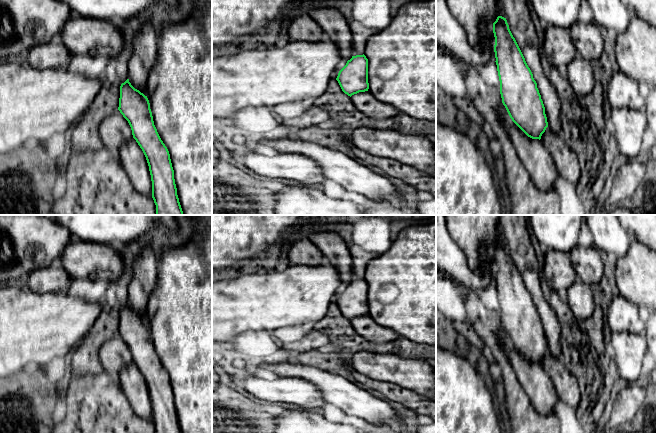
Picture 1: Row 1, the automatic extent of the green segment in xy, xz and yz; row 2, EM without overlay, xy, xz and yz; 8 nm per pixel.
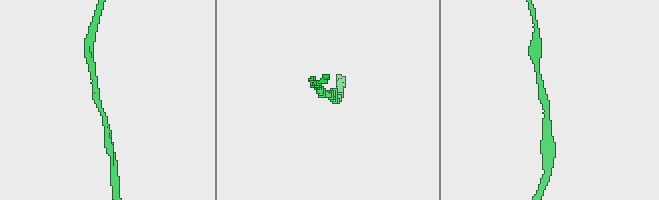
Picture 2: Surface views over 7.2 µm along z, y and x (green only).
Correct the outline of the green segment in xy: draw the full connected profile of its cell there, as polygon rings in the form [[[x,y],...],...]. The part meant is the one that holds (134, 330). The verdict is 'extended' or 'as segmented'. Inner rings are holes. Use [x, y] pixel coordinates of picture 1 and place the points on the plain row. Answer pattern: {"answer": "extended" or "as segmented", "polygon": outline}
{"answer": "extended", "polygon": [[[149,239],[141,241],[139,252],[128,284],[128,303],[120,310],[118,334],[128,345],[133,362],[146,381],[156,433],[182,433],[170,378],[154,349],[146,320],[147,303],[157,281],[158,257]]]}

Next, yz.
{"answer": "extended", "polygon": [[[501,215],[501,228],[505,240],[497,241],[493,257],[502,327],[512,345],[528,361],[540,364],[547,351],[561,360],[560,323],[542,291],[537,255],[530,239],[526,215]]]}

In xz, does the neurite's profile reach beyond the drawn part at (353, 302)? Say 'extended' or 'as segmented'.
extended

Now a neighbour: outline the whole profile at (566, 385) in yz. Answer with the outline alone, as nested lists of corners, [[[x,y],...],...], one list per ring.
[[[549,351],[542,358],[540,365],[551,378],[559,400],[576,411],[581,395],[574,375],[565,367],[562,360],[553,357]]]

